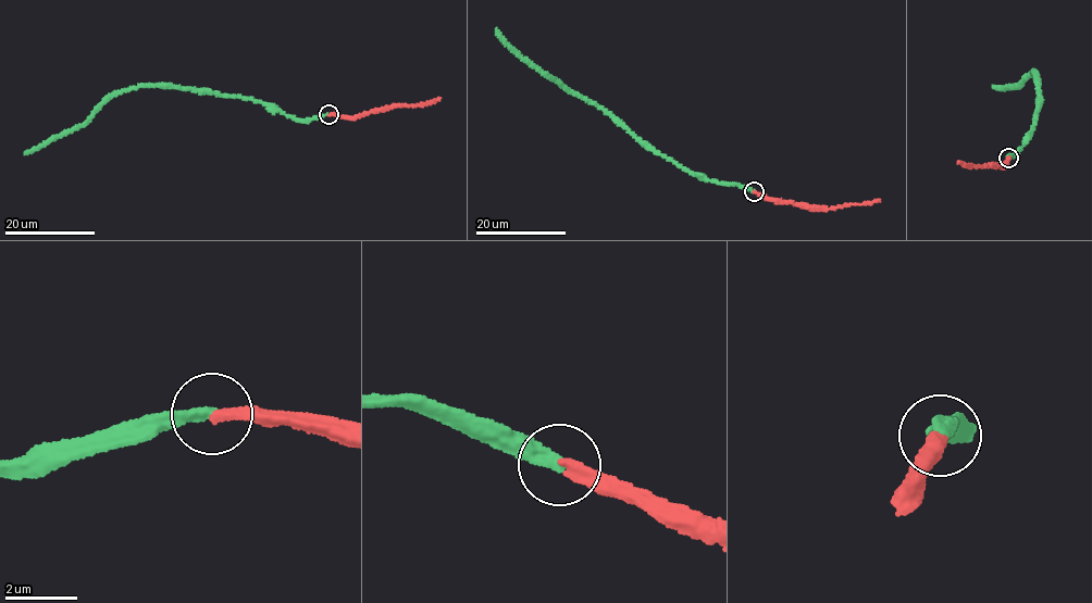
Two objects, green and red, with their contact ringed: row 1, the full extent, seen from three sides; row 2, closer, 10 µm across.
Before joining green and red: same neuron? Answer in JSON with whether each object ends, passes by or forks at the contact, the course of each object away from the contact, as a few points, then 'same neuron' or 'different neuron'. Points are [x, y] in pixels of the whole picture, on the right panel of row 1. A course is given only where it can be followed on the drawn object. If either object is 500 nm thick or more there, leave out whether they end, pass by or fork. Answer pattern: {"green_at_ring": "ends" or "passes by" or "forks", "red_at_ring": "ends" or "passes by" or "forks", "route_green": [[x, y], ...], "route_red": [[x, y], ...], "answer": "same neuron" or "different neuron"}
{"green_at_ring": "ends", "red_at_ring": "ends", "route_green": [[1008, 156], [1019, 151], [1032, 133], [1042, 102], [1037, 73], [1018, 85], [991, 88]], "route_red": [[1008, 156], [1000, 166], [967, 167], [957, 162]], "answer": "same neuron"}

